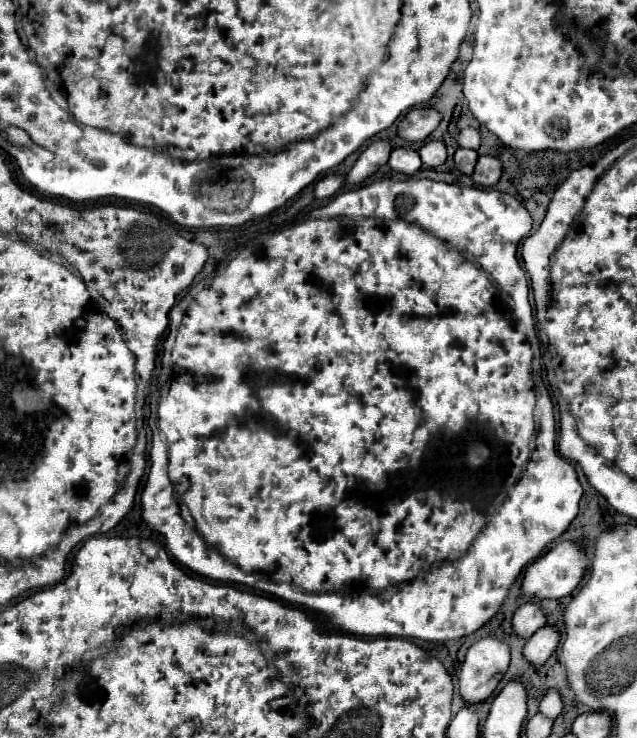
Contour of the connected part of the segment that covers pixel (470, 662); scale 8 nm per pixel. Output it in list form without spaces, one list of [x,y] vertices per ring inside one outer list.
[[[494,635],[476,641],[466,653],[458,679],[460,697],[464,703],[484,703],[508,671],[508,663],[510,647],[504,641]]]

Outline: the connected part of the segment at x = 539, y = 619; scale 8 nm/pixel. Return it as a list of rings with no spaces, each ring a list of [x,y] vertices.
[[[526,603],[518,607],[518,611],[512,617],[512,629],[522,639],[532,637],[544,625],[546,625],[546,615],[536,603]]]

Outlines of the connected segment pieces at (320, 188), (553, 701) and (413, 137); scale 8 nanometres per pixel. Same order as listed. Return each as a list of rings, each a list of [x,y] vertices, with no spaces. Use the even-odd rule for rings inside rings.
[[[326,175],[326,177],[322,177],[316,183],[316,187],[314,187],[316,199],[330,199],[332,195],[338,193],[338,189],[342,187],[342,183],[344,183],[344,179],[340,175]]]
[[[552,689],[552,691],[548,691],[546,697],[540,701],[540,713],[542,713],[544,717],[556,719],[556,717],[560,715],[560,711],[562,711],[562,699],[560,699],[560,695]]]
[[[412,109],[398,125],[398,135],[404,141],[424,141],[442,121],[436,109]]]

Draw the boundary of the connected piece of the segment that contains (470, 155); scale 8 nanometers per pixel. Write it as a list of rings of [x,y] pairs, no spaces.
[[[460,147],[454,155],[454,161],[456,161],[458,171],[462,171],[464,175],[472,175],[472,171],[476,167],[476,161],[478,161],[478,153],[472,151],[472,149],[462,149]]]

